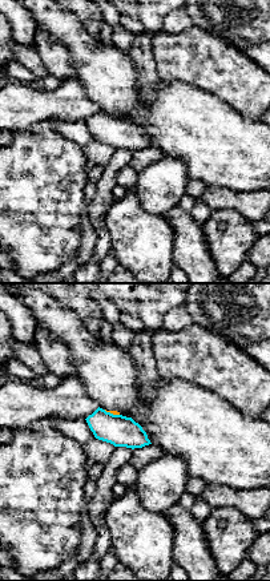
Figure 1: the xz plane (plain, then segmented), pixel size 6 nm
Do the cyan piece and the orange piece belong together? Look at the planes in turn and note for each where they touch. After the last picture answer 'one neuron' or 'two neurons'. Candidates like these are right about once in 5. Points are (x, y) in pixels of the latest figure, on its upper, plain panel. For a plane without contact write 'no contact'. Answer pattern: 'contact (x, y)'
contact (112, 116)

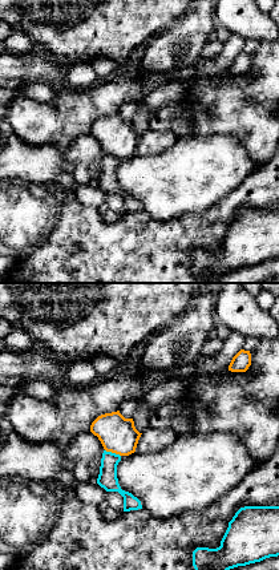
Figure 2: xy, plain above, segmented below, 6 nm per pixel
contact (113, 156)

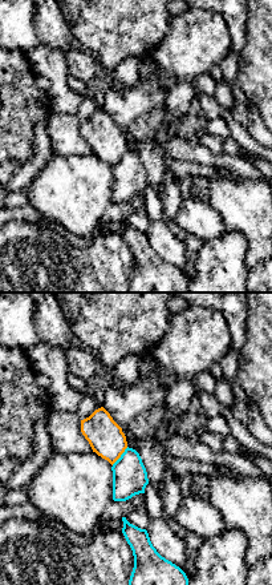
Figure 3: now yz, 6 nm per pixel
contact (121, 158)

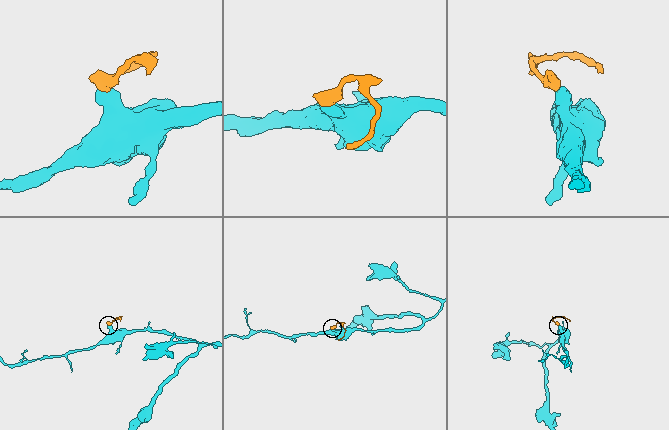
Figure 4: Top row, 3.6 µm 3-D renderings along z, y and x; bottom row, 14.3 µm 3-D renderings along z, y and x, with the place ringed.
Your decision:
two neurons

